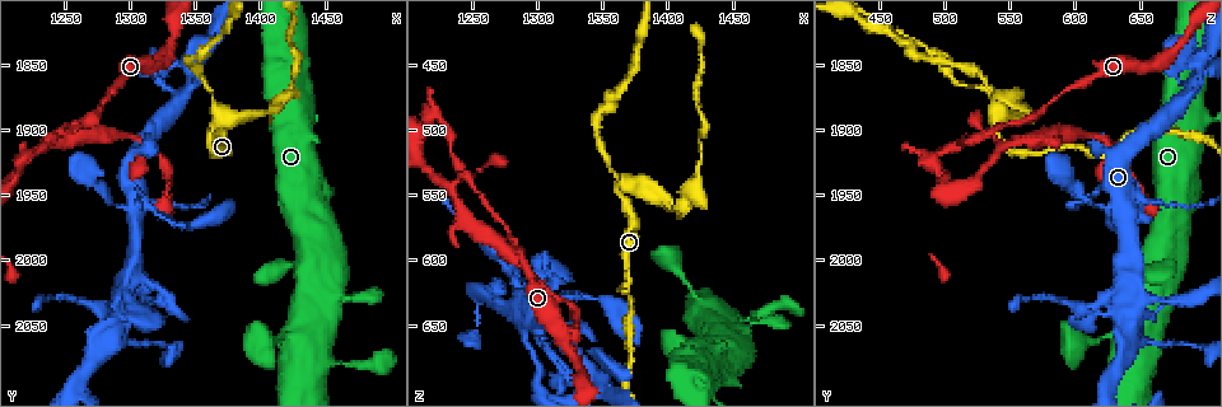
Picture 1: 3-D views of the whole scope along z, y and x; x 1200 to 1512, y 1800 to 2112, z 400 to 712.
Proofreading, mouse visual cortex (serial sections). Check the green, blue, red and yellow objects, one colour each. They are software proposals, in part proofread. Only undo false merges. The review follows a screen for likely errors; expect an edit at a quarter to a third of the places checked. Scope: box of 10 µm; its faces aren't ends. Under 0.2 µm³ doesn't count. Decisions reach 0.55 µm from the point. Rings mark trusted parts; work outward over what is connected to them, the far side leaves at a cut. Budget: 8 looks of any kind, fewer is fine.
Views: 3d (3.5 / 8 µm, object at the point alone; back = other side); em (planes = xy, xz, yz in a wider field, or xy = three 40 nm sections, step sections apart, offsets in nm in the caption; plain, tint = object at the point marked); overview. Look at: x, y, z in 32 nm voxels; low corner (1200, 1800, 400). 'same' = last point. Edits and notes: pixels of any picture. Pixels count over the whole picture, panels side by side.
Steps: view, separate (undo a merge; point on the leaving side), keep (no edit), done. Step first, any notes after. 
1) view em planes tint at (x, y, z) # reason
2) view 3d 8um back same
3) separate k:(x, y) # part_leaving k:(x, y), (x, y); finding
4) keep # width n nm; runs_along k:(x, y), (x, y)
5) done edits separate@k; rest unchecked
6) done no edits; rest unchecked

view 3d 3.5um at (1286, 1958, 614) # thin neck

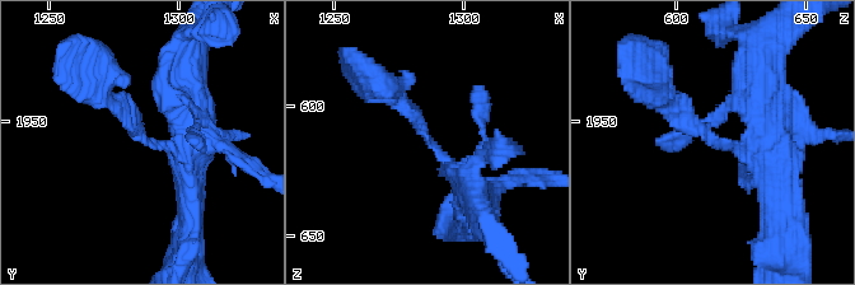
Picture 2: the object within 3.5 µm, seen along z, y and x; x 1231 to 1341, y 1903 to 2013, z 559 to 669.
view em xy step 1 tint at (1288, 1957, 614) # need the tissue

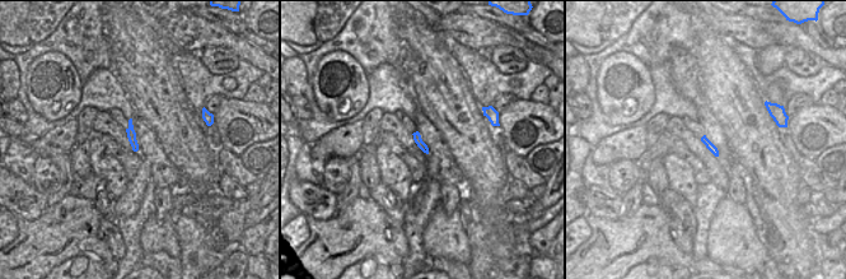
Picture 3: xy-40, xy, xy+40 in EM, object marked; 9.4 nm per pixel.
keep # runs_along 2:(475, 195), (416, 113), (384, 90); one cell here

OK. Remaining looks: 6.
view 3d 3.5um at (1346, 1866, 690) # side arm on a straight run

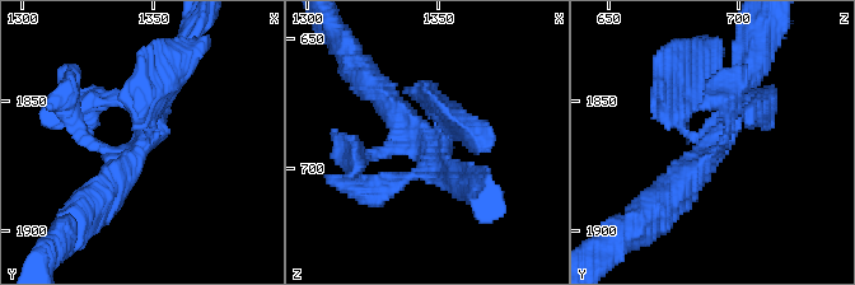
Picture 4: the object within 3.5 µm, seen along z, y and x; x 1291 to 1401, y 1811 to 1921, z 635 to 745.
view em planes tint at (1346, 1869, 691)

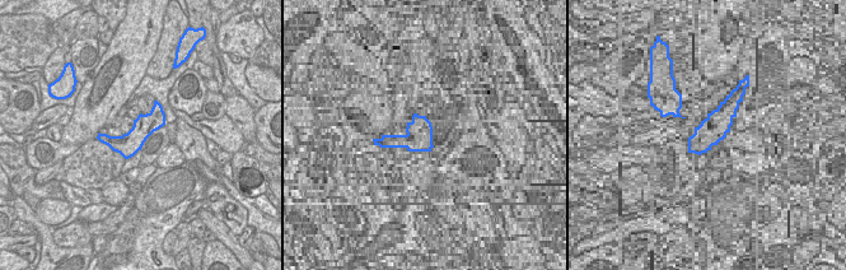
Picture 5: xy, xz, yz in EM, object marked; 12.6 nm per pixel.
keep # runs_along 5:(162, 116), (130, 142), (101, 136); continuous, no second cell

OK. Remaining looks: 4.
view 3d 3.5um at (1294, 2034, 644) # small branch off a trunk

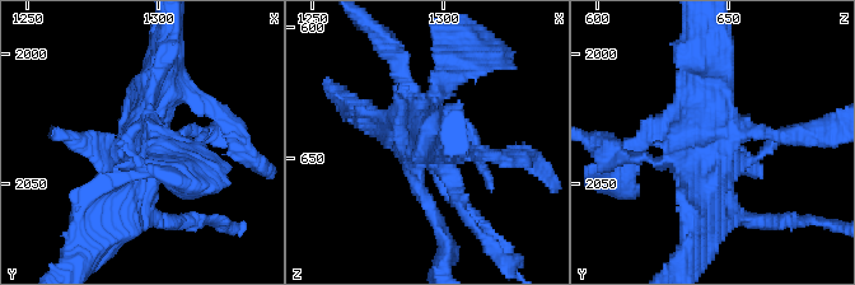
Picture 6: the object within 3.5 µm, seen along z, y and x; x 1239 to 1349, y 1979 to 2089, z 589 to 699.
view em xy step 3 tint at (1293, 2032, 646) # shape alone is not enough

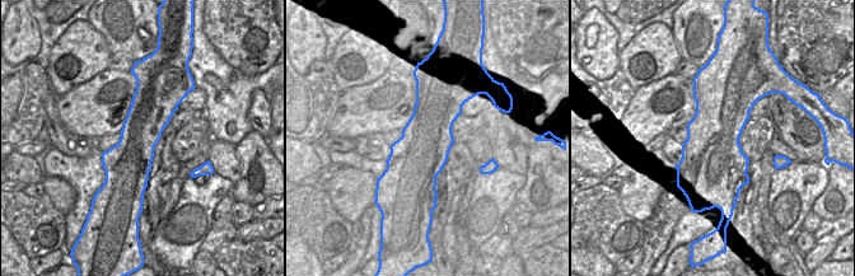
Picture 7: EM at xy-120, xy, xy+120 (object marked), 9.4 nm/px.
keep # runs_along 6:(164, 54), (110, 214); all the same cell

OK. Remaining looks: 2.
done no edits; rest unchecked

